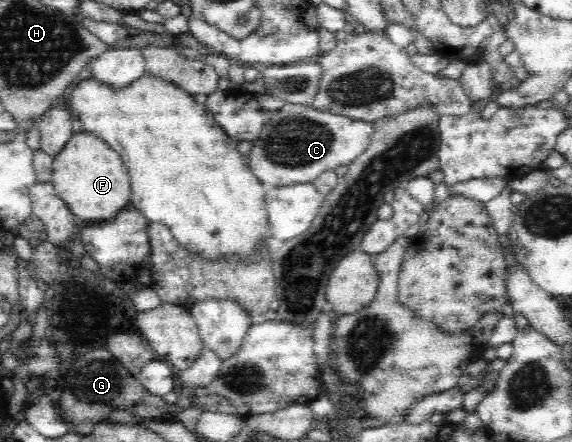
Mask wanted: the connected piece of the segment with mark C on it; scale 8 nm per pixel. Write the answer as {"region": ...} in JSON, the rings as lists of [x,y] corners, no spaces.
{"region":[[[285,103],[279,110],[268,112],[262,132],[252,140],[247,164],[264,186],[282,188],[293,184],[313,183],[323,172],[334,171],[339,166],[349,166],[367,150],[374,126],[361,120],[352,120],[334,113],[319,111],[311,105]]]}

